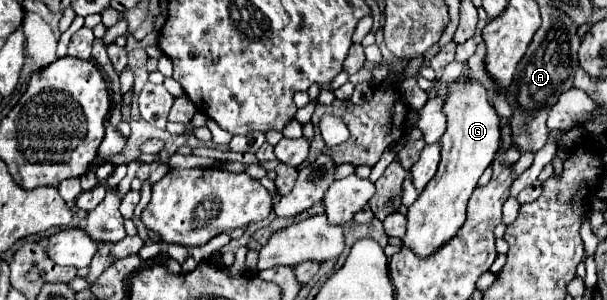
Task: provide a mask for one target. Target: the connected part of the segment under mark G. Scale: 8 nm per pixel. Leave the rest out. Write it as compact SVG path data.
M465 76L449 86L443 114L447 116L447 128L441 138L439 170L407 212L407 234L403 236L403 244L419 256L429 256L431 250L443 246L463 226L467 200L485 168L491 166L501 144L501 118L489 102L489 92L475 78Z

